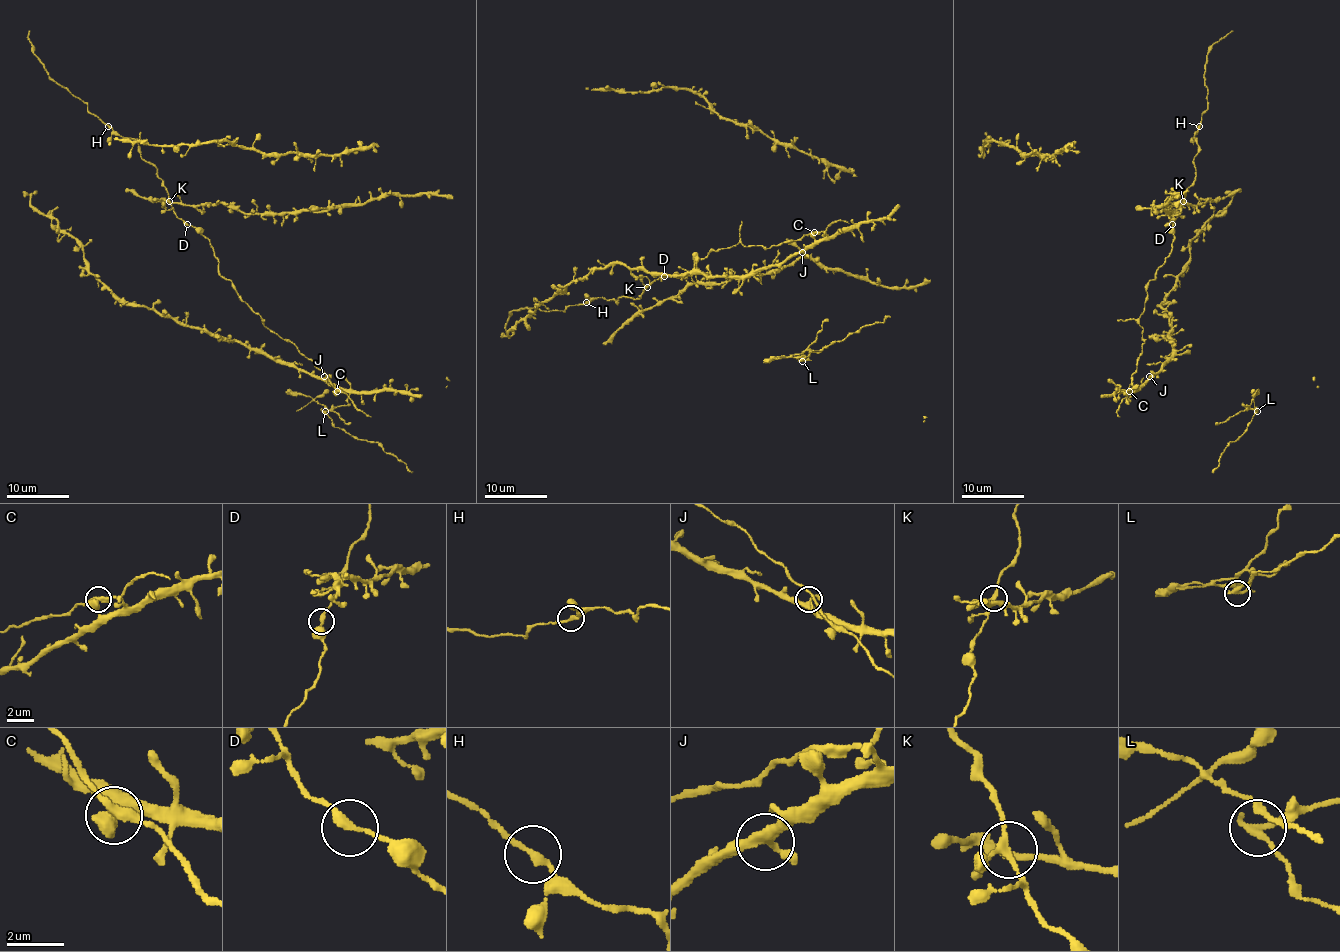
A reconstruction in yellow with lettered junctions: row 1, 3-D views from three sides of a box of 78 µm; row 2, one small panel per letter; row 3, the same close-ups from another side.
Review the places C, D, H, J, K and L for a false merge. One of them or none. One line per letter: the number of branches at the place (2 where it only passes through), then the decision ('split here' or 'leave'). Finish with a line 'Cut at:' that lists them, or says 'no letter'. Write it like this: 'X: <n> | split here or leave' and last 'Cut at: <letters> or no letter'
C: 3 | leave
D: 2 | leave
H: 2 | leave
J: 3 | leave
K: 3 | leave
L: 3 | split here
Cut at: L

